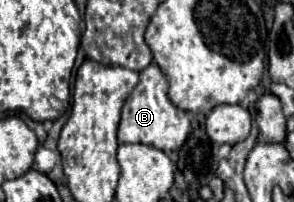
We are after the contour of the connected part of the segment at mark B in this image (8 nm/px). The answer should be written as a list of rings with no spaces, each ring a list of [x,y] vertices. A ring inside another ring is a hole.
[[[150,64],[140,72],[140,82],[132,90],[130,98],[126,100],[122,108],[122,120],[118,126],[118,142],[120,144],[130,144],[130,142],[140,142],[154,146],[158,150],[170,152],[176,150],[184,144],[184,140],[190,134],[190,118],[184,110],[176,108],[170,98],[168,98],[168,80],[158,68],[158,64]]]

